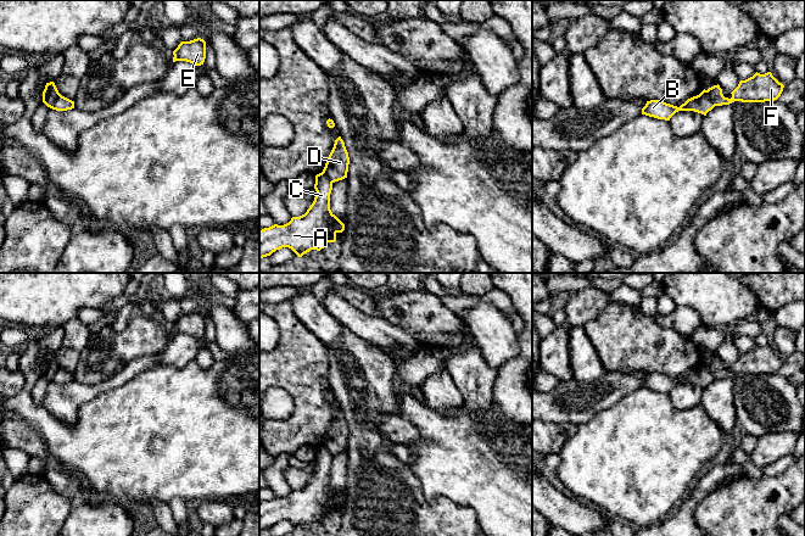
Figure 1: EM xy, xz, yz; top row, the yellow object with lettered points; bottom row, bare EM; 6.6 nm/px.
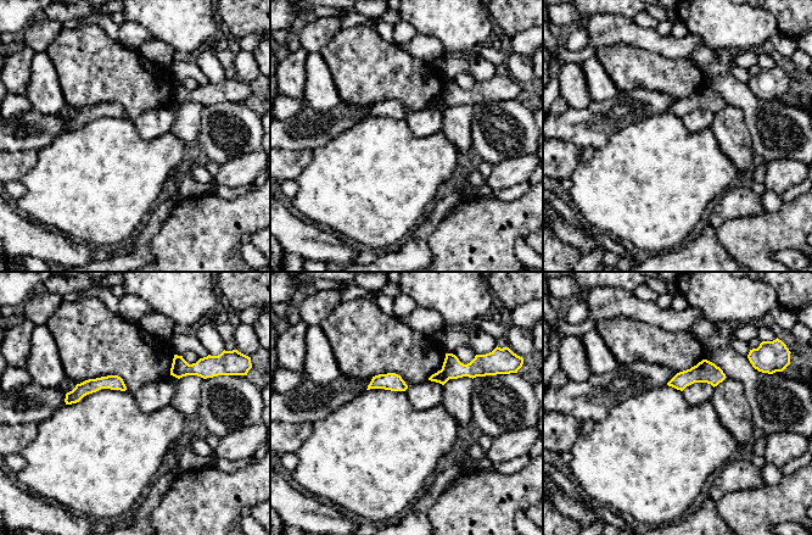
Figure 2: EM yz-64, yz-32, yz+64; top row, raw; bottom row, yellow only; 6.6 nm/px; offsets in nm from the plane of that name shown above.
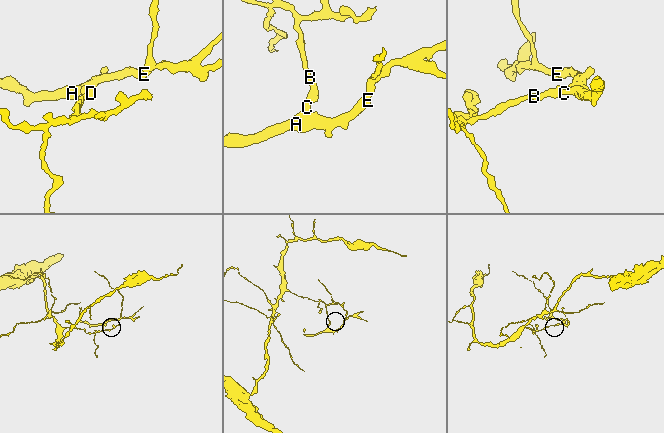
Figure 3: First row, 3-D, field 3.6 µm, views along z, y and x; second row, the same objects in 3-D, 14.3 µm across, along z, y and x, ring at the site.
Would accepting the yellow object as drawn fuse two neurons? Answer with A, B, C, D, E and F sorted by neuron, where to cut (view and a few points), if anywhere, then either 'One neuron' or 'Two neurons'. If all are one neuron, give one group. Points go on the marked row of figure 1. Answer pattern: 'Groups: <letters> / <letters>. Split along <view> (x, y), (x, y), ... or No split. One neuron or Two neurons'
Groups: A C E F / B D. Split along yz (705, 90), (715, 105). Two neurons

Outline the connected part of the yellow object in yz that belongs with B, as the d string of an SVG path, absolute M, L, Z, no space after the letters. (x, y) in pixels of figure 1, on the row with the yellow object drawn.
M704 89L699 95L688 99L680 107L660 100L647 101L645 106L642 108L642 115L670 121L670 118L678 111L694 111L706 116L706 113L714 107L714 102L709 97L708 91Z

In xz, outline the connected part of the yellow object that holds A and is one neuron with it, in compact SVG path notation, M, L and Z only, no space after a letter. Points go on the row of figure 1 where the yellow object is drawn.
M322 172L315 175L314 189L314 201L304 214L292 217L284 225L274 224L259 230L259 258L283 247L302 257L311 250L320 251L326 242L336 241L336 234L345 230L345 224L330 210L332 183Z

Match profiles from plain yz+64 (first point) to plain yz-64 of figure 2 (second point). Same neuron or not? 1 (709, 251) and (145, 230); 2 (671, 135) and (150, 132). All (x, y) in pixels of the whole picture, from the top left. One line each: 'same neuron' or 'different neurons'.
1: same neuron
2: different neurons

